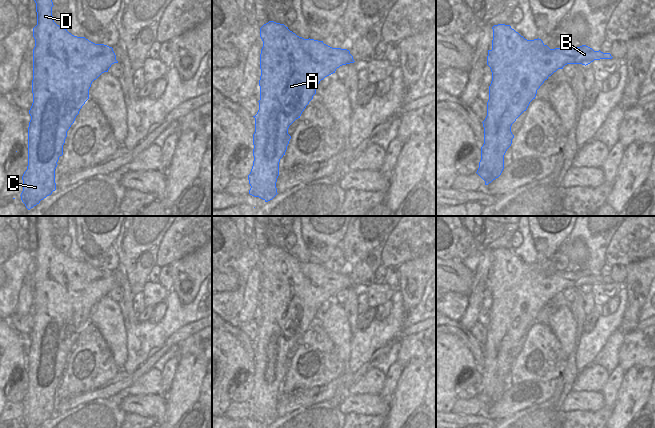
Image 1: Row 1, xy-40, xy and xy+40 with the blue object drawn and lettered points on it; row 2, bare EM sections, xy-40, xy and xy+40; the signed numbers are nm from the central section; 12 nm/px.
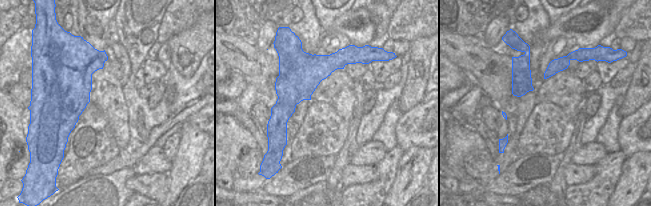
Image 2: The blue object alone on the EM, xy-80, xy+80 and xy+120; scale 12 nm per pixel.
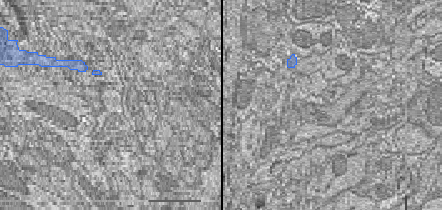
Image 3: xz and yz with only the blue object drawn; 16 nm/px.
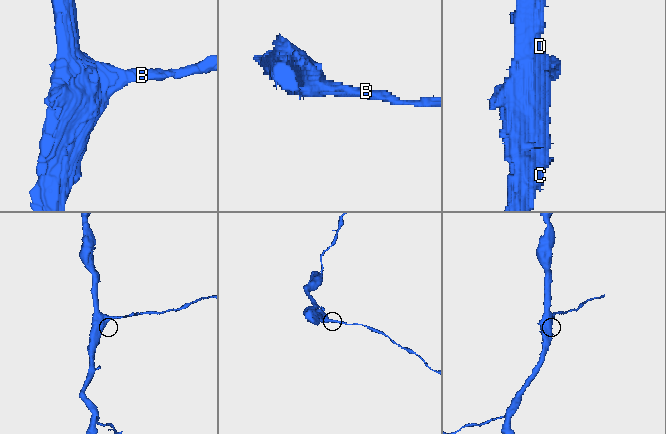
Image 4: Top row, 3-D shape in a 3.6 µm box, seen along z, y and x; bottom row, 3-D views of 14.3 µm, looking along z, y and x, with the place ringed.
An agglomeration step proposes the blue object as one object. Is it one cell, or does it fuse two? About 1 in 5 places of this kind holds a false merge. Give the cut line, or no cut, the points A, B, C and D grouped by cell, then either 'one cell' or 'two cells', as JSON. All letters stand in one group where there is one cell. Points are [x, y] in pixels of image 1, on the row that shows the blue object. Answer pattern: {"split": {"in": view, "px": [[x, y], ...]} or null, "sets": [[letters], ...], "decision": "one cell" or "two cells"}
{"split": null, "sets": [["A", "B", "C", "D"]], "decision": "one cell"}

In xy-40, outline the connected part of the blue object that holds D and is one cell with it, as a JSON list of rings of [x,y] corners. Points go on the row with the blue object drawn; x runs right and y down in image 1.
[[[52,0],[34,1],[37,25],[33,28],[33,103],[29,110],[28,166],[22,176],[23,191],[20,195],[28,210],[56,190],[55,169],[59,157],[63,155],[67,131],[89,99],[92,82],[108,72],[112,64],[118,63],[112,47],[74,36],[57,25],[52,16]]]

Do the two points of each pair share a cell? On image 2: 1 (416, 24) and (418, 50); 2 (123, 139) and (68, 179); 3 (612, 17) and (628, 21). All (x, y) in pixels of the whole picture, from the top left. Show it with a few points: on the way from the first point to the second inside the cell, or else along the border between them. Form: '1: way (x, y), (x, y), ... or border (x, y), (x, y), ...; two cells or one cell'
1: border (428, 36), (409, 41); two cells
2: border (107, 122), (114, 140), (120, 148); two cells
3: border (623, 10), (613, 33); two cells

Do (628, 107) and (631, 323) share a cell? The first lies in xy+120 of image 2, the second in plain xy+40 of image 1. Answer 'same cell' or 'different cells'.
same cell

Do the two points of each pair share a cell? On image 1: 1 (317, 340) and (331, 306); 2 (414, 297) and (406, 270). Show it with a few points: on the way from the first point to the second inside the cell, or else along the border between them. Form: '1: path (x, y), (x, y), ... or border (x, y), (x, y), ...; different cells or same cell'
1: border (313, 321), (320, 324), (335, 347); different cells
2: path (412, 290), (412, 277); same cell

